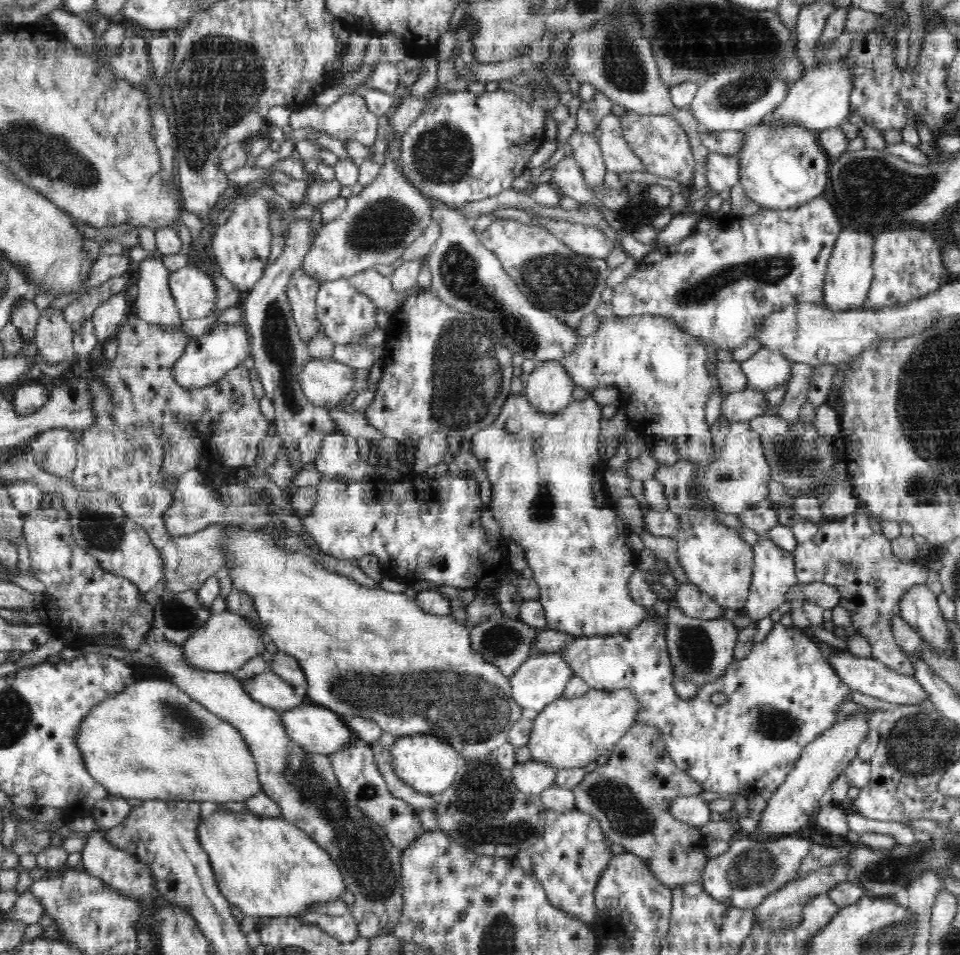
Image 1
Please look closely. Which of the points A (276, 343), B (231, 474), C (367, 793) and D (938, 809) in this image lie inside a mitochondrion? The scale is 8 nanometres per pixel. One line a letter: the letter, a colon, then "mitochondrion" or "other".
A: mitochondrion
B: other
C: mitochondrion
D: other

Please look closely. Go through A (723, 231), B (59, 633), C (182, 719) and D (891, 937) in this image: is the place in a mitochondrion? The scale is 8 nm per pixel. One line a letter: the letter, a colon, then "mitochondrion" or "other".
A: other
B: other
C: mitochondrion
D: mitochondrion

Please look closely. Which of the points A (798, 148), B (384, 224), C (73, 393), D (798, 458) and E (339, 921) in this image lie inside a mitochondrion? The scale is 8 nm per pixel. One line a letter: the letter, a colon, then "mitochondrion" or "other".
A: mitochondrion
B: mitochondrion
C: other
D: mitochondrion
E: other

